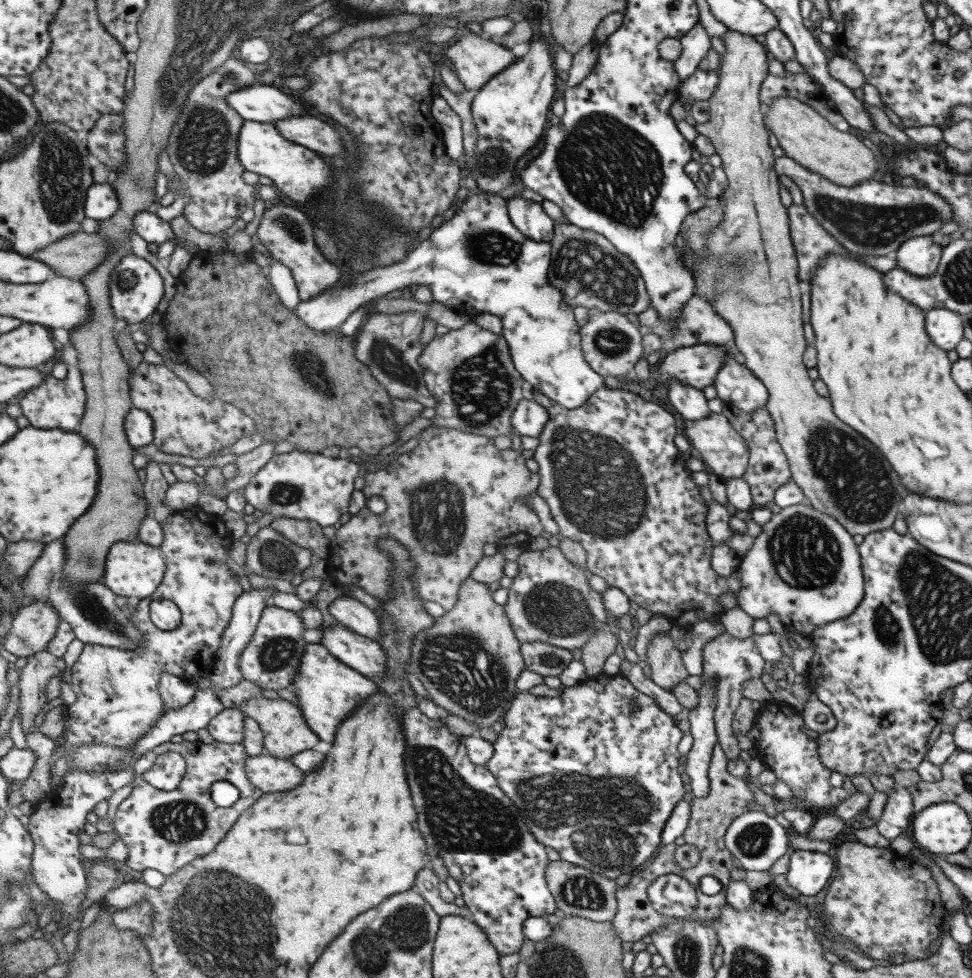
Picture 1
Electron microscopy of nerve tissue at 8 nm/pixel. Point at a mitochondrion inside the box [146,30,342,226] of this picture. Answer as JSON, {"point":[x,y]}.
{"point":[201,147]}

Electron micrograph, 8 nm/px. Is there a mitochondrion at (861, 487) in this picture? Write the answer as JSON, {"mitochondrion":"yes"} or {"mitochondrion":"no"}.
{"mitochondrion":"yes"}

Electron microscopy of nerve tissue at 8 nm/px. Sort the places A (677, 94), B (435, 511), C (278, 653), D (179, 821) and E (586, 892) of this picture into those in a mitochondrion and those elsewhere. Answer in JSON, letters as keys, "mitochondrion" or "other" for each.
{"A":"other","B":"mitochondrion","C":"mitochondrion","D":"mitochondrion","E":"mitochondrion"}

